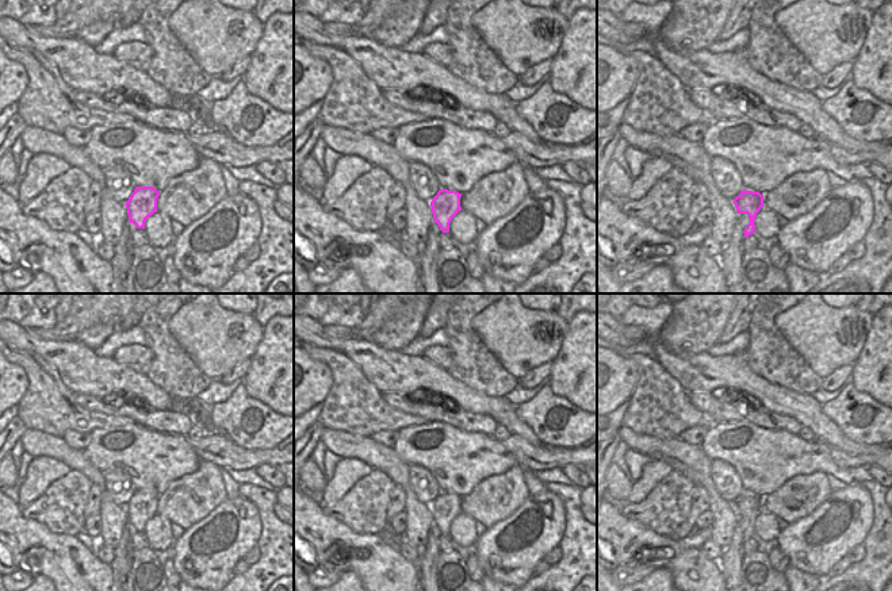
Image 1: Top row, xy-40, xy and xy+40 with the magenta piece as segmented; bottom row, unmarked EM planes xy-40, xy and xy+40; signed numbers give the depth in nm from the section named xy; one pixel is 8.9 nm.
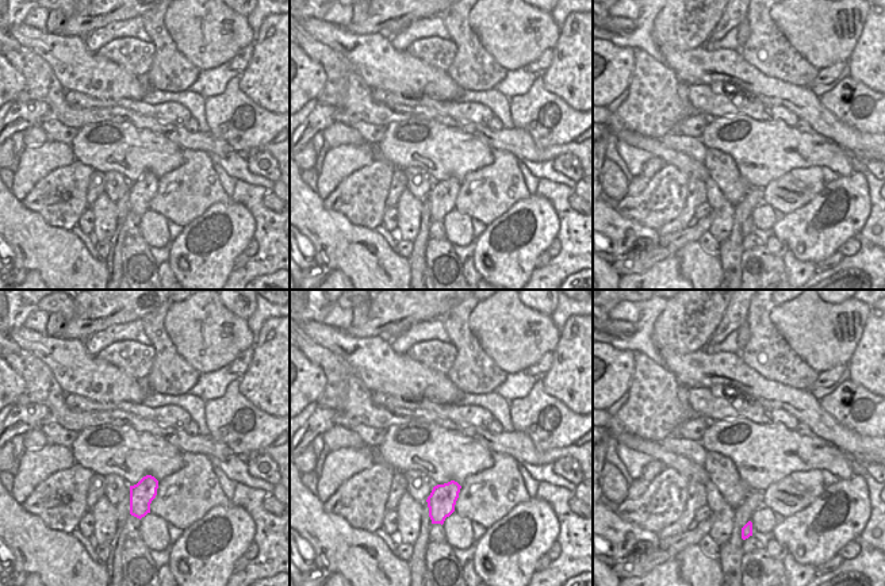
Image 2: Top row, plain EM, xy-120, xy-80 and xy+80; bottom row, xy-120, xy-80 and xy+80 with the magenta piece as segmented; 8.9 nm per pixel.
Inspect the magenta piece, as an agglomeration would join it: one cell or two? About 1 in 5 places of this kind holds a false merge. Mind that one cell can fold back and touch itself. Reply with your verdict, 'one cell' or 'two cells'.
one cell

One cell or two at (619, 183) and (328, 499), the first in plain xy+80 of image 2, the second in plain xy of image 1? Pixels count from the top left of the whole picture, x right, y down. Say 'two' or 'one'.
two

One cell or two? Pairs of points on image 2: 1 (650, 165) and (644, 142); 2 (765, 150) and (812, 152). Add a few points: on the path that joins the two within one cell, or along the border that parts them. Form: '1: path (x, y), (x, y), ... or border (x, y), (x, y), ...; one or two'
1: border (654, 154), (667, 164); two
2: path (777, 150), (800, 156); one

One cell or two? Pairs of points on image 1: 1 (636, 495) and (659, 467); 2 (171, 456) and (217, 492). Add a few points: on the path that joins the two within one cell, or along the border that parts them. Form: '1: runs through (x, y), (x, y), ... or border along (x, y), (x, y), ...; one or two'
1: runs through (640, 488), (653, 474); one
2: border along (201, 460), (195, 471), (175, 479), (165, 490); two

